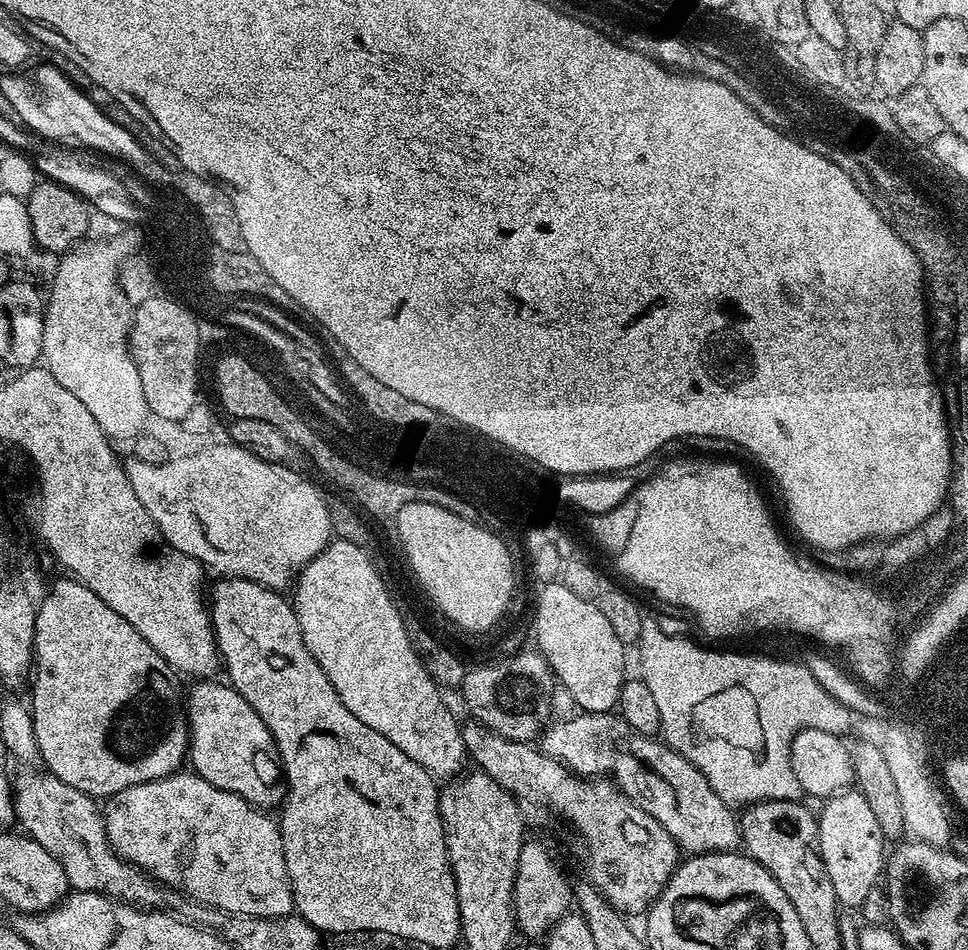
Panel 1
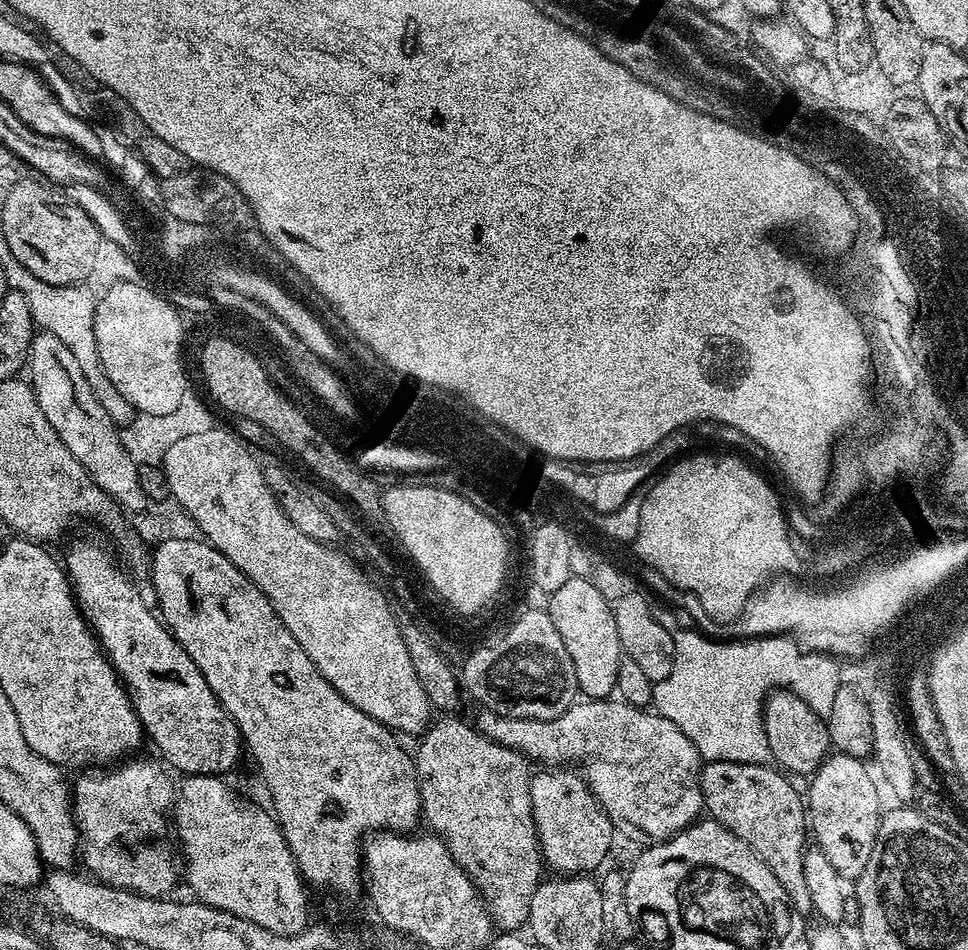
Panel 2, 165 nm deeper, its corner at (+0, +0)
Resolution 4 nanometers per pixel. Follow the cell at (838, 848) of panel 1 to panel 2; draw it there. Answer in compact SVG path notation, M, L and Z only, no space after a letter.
M832 754L816 769L811 777L812 785L806 792L806 816L810 821L810 832L816 835L815 842L821 852L829 859L830 865L841 878L855 878L862 874L866 862L870 862L870 854L874 850L874 842L878 834L882 813L878 808L877 795L870 774L867 773L864 760L855 760L853 756Z

